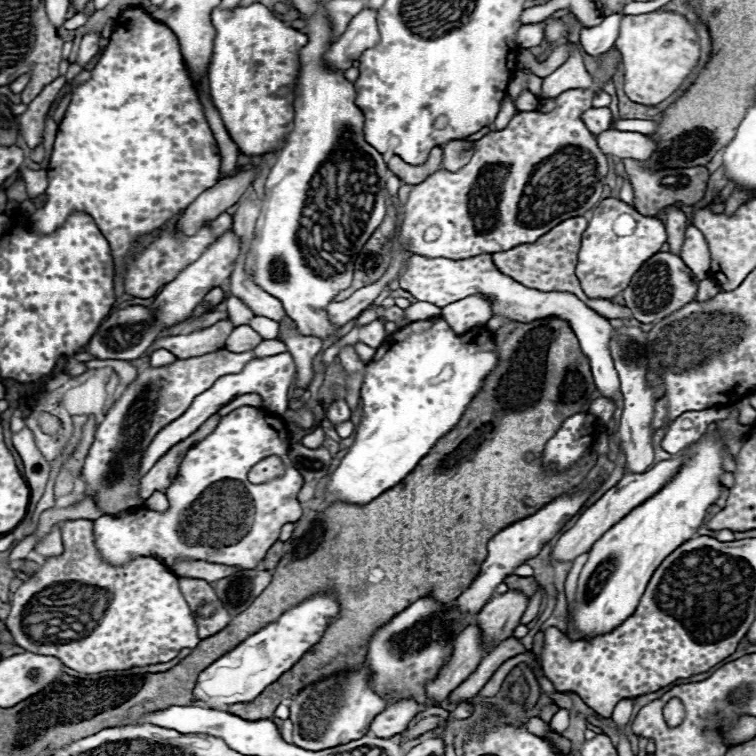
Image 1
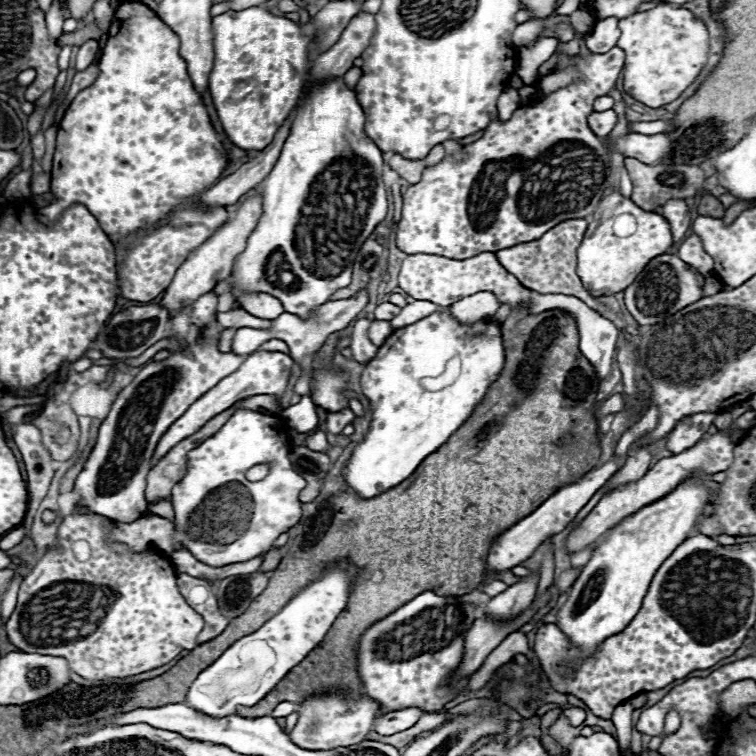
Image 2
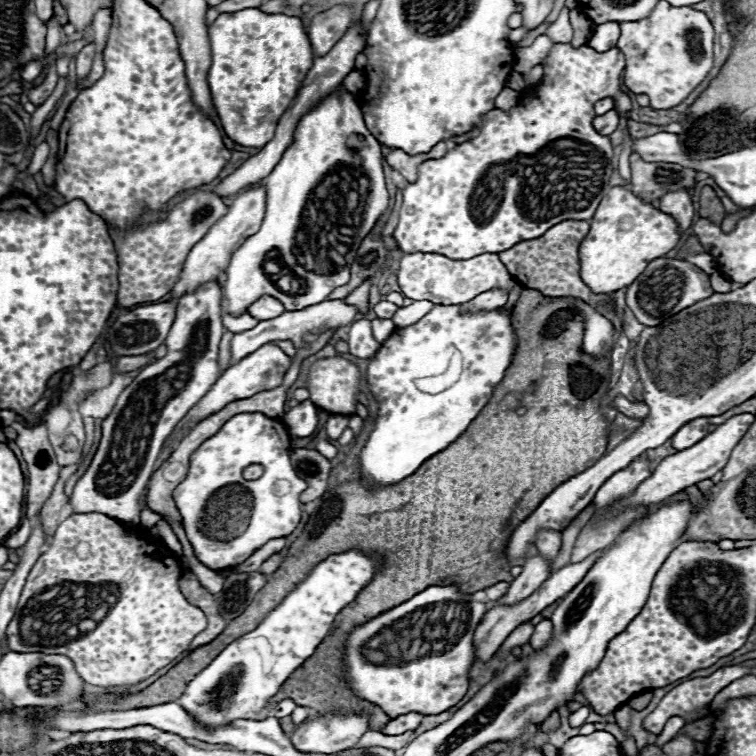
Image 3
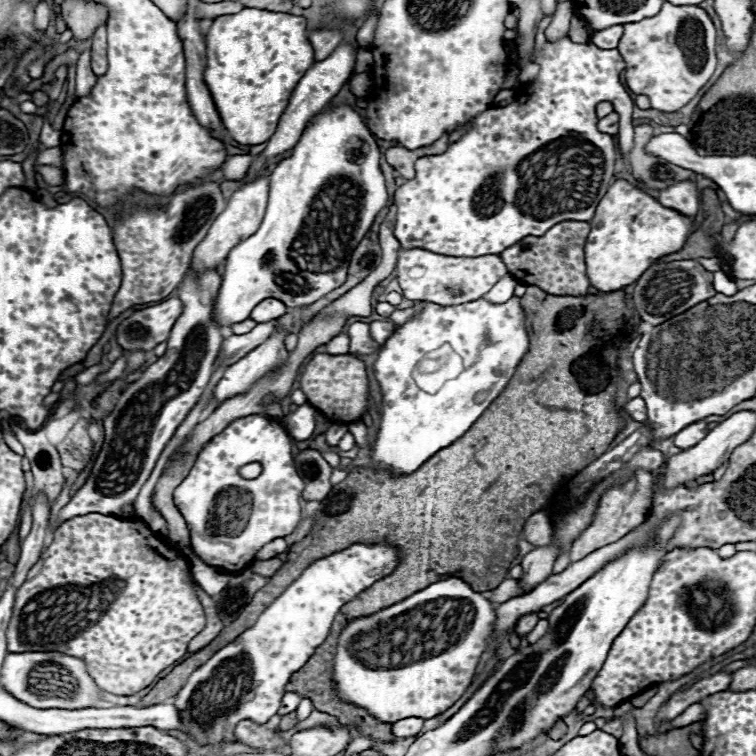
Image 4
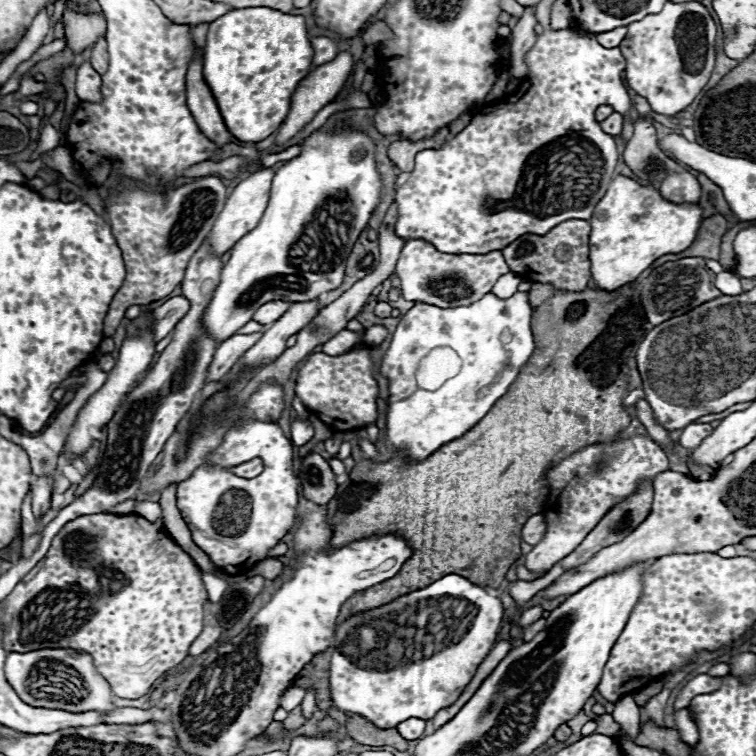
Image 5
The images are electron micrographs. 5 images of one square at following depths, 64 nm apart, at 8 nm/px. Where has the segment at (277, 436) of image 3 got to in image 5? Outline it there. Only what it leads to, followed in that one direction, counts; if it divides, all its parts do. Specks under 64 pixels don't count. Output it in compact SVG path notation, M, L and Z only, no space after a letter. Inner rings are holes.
M244 420L242 424L230 428L220 446L208 454L208 466L198 466L192 476L178 484L176 504L182 512L182 518L188 522L194 544L204 550L210 562L228 574L248 572L254 564L266 558L266 552L280 542L290 528L296 524L296 506L298 506L298 478L292 468L292 442L284 436L282 428L274 422L260 420ZM260 458L264 462L264 470L256 478L240 478L230 468Z

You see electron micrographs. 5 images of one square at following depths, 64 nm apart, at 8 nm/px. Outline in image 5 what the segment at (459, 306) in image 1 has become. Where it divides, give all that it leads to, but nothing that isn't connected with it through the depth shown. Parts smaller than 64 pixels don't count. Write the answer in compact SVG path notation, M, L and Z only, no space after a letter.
M508 272L496 282L496 286L492 288L492 294L496 294L496 298L510 298L518 290L520 282L522 282L522 278L518 274Z

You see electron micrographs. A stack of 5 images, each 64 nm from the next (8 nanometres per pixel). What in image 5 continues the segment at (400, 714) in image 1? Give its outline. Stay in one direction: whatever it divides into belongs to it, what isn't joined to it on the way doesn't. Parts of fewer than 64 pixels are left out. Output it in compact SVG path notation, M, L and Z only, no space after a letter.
M408 718L408 720L400 722L400 726L396 726L396 730L406 740L418 740L424 734L424 726L426 726L424 720L420 720L420 718Z

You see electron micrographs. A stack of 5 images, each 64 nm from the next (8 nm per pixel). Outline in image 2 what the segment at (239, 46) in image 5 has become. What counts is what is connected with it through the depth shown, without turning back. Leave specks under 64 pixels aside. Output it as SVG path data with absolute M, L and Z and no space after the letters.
M262 6L246 10L228 10L212 18L214 26L214 68L210 72L210 94L218 110L218 118L228 138L242 150L264 150L272 142L276 130L284 124L290 112L296 108L304 78L310 68L308 46L310 38L302 34L300 26L288 18L274 16Z

